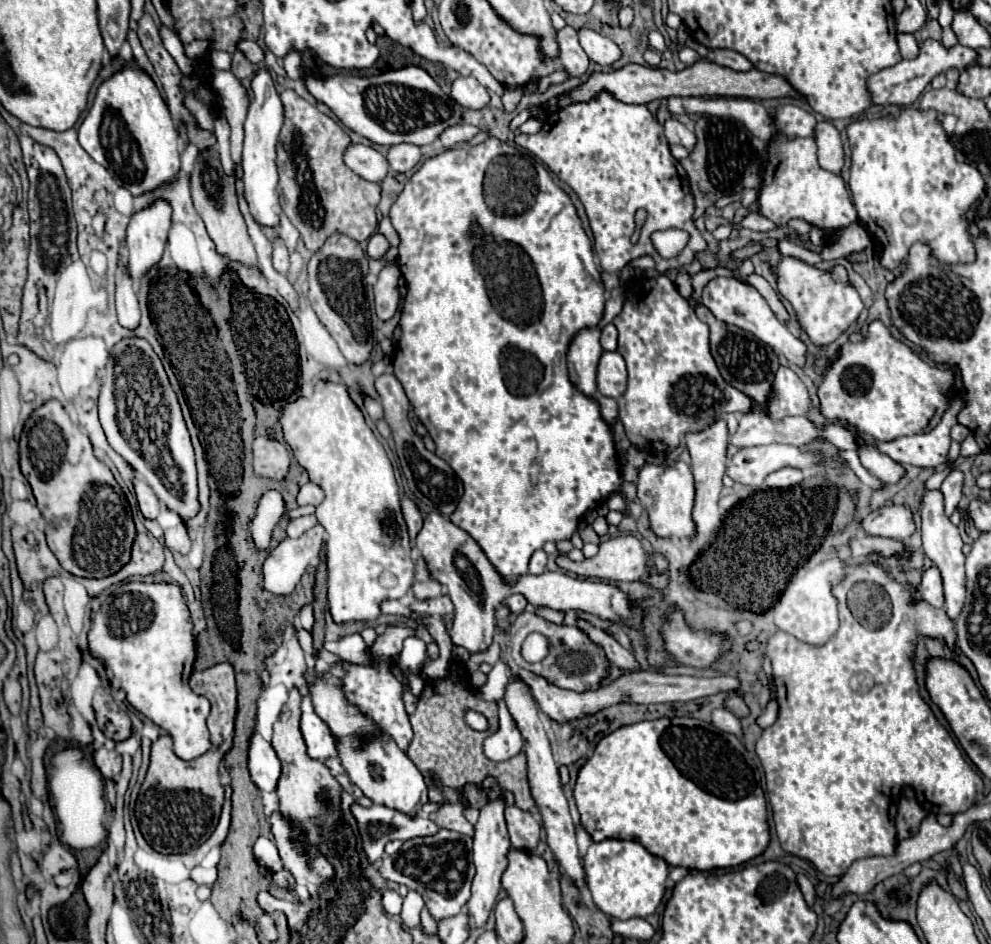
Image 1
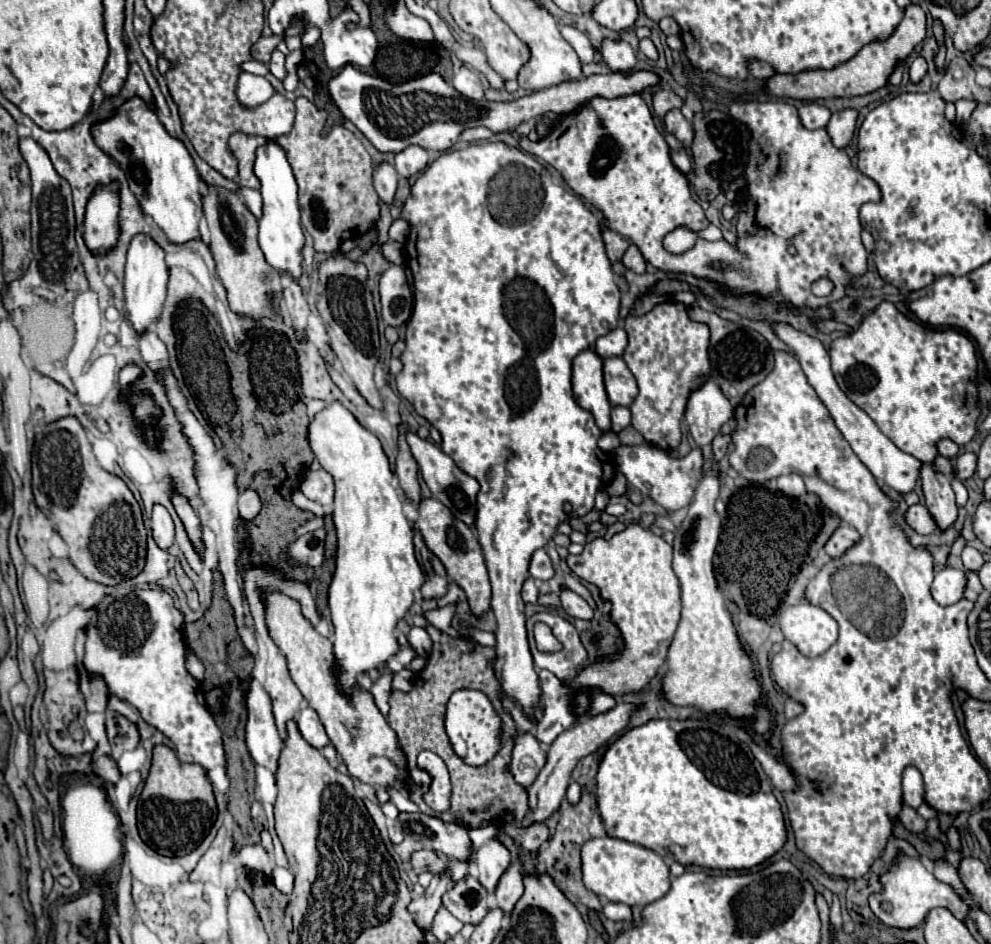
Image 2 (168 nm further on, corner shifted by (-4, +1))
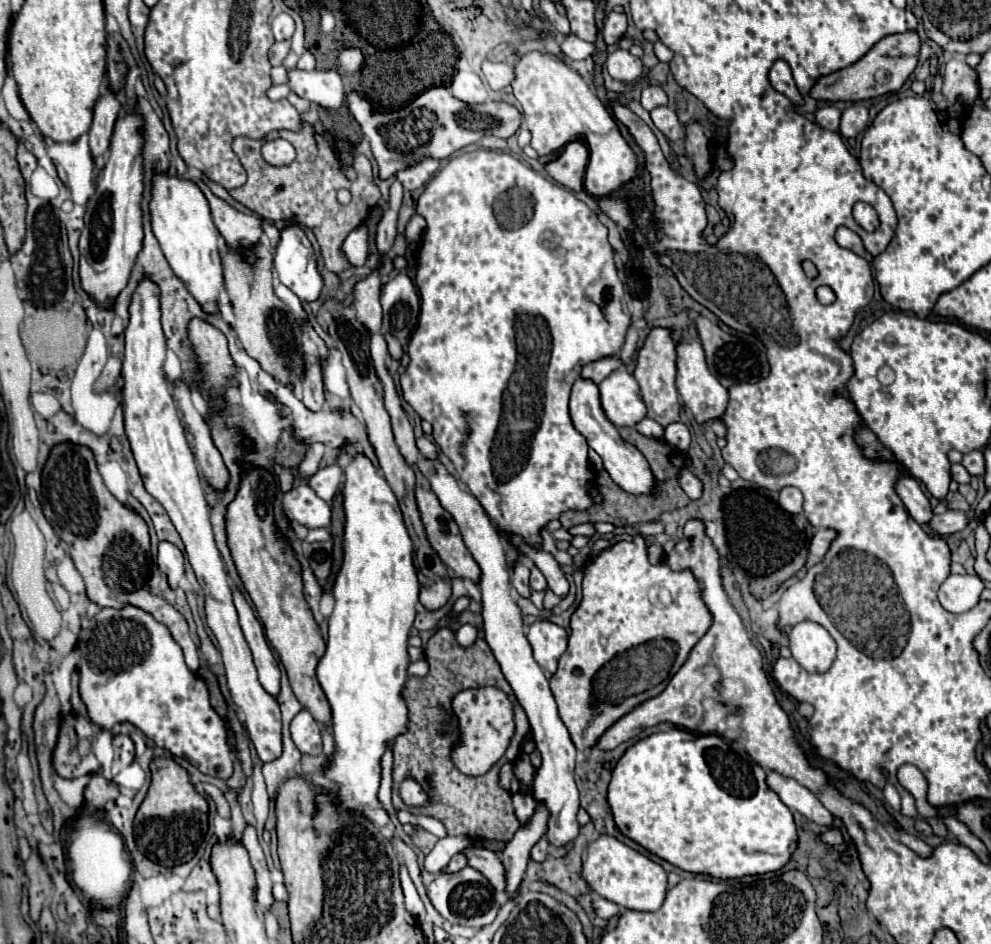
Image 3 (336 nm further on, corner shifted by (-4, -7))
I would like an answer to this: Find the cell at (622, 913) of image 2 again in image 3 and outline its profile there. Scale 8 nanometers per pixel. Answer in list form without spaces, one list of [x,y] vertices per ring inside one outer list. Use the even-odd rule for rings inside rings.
[[[594,896],[594,898],[592,898],[592,906],[594,906],[596,914],[598,914],[600,918],[604,918],[604,920],[608,920],[608,918],[612,918],[612,916],[618,914],[618,906],[616,906],[614,902],[602,898],[602,896]]]

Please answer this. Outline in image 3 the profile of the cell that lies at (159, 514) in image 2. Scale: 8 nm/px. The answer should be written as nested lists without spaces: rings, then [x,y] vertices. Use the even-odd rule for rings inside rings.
[[[160,542],[160,546],[158,546],[158,568],[166,574],[170,588],[178,588],[180,580],[184,578],[184,556],[182,556],[182,552],[170,542]]]

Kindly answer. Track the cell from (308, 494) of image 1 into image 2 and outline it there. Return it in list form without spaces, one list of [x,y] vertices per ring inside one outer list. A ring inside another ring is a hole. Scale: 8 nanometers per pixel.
[[[316,470],[316,472],[310,472],[302,484],[300,484],[300,490],[306,498],[314,500],[314,502],[320,502],[322,506],[330,506],[332,504],[332,496],[334,496],[334,480],[328,472],[324,470]]]

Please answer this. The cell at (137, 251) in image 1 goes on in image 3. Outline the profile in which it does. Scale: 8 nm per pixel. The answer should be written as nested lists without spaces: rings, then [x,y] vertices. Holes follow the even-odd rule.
[[[150,280],[140,282],[134,292],[132,306],[130,306],[130,324],[124,336],[126,336],[126,356],[122,366],[122,376],[124,376],[122,404],[124,404],[128,442],[132,446],[146,490],[166,508],[172,524],[176,526],[186,546],[186,554],[196,572],[196,578],[204,590],[208,626],[214,632],[222,652],[232,700],[236,706],[242,708],[246,716],[246,728],[250,732],[250,740],[254,742],[260,760],[272,762],[282,754],[282,722],[280,722],[278,702],[258,682],[258,674],[252,662],[248,642],[238,624],[238,612],[234,608],[224,562],[214,544],[214,534],[208,518],[208,504],[204,498],[198,464],[188,444],[186,430],[178,414],[178,406],[172,398],[170,382],[166,380],[164,374],[166,344],[160,326],[160,298],[158,298],[158,286],[152,284]]]

